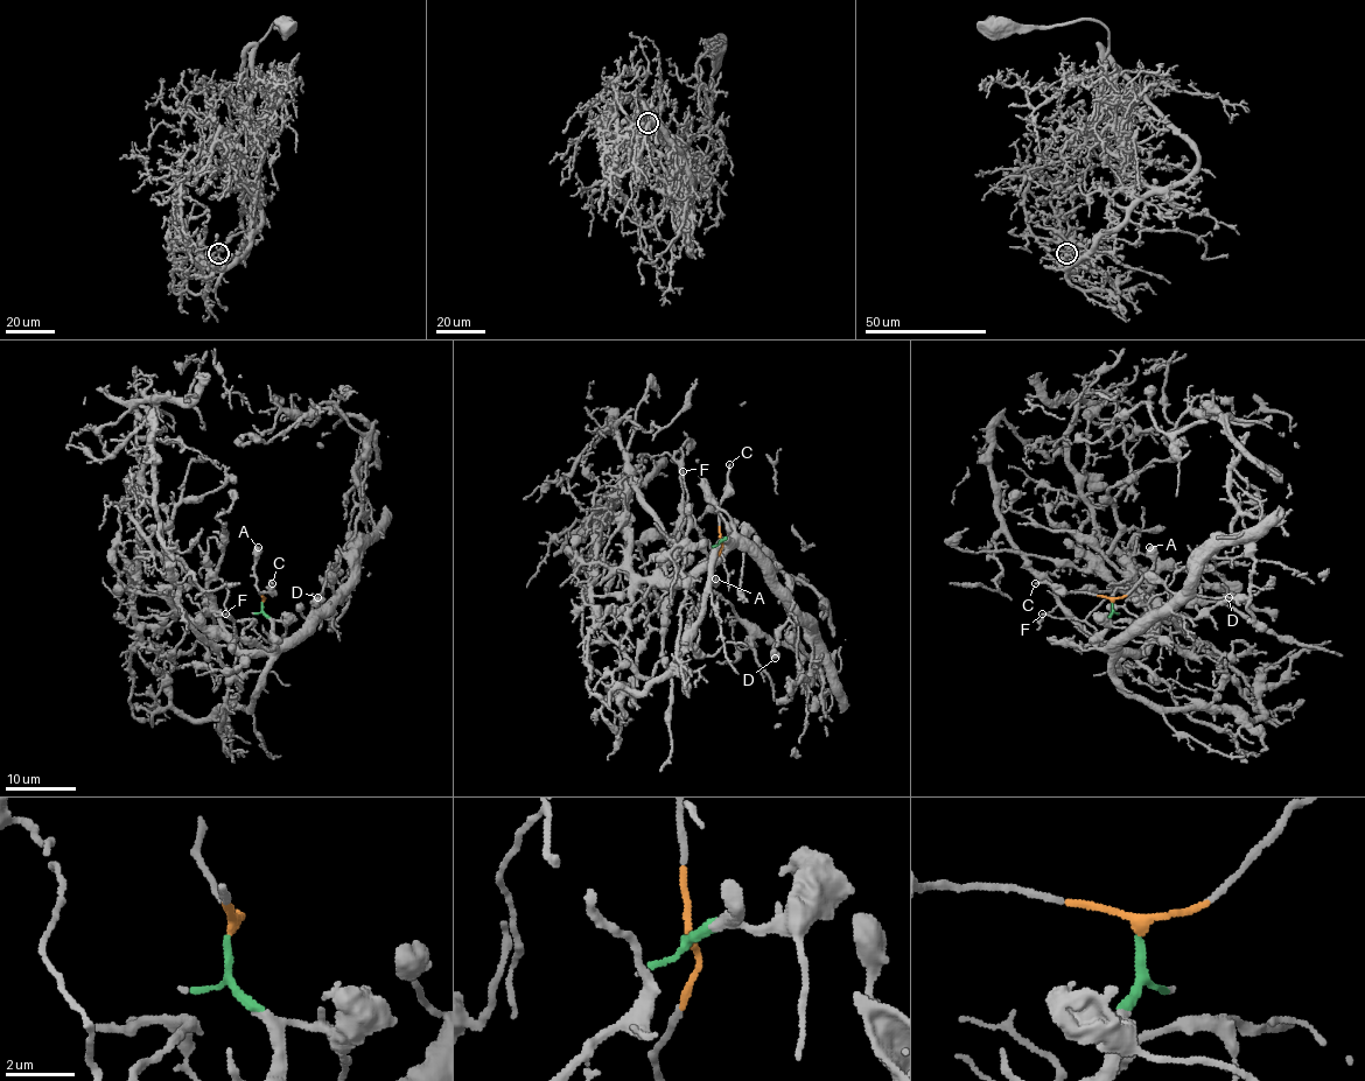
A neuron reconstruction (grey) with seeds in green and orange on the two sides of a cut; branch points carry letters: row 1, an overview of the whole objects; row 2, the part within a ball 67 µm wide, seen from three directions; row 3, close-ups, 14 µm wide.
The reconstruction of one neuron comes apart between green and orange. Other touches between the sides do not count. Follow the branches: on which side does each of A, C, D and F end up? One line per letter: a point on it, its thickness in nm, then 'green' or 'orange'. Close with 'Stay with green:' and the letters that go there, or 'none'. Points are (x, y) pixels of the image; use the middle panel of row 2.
A: place (715, 578); calibre 700 nm; orange
C: place (729, 464); calibre 150 nm; orange
D: place (775, 658); calibre 700 nm; green
F: place (683, 471); calibre 150 nm; green
Stay with green: D, F

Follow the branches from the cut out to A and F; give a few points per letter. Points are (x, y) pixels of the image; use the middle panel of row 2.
A: (719, 541), (721, 553), (714, 562), (712, 583), (715, 580)
F: (719, 541), (732, 527), (733, 538), (677, 584), (711, 552), (711, 545), (693, 525), (683, 470)

